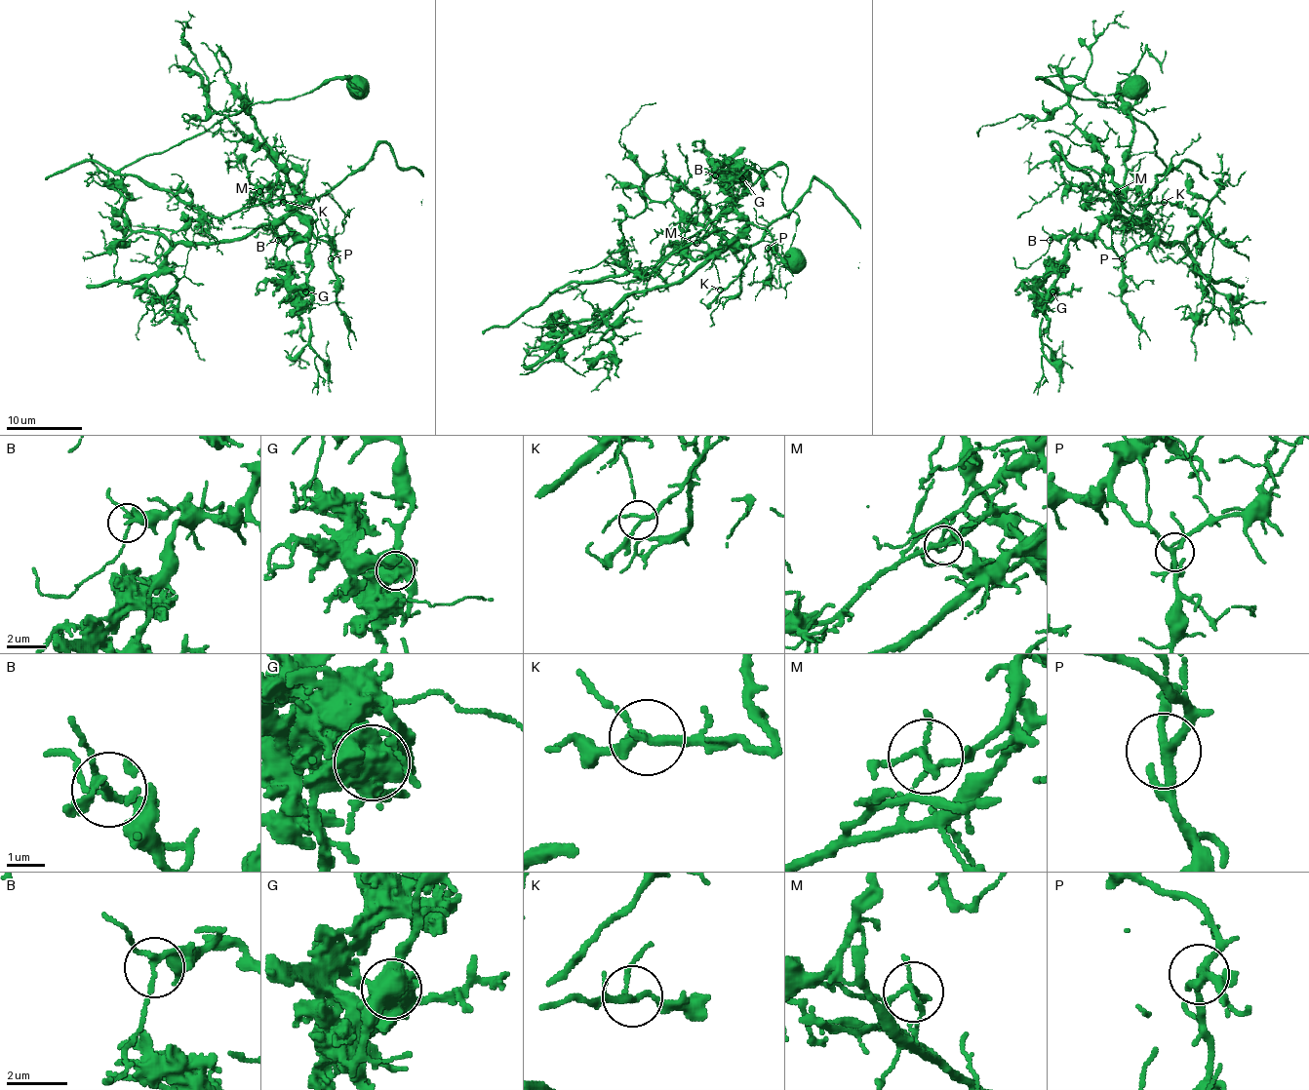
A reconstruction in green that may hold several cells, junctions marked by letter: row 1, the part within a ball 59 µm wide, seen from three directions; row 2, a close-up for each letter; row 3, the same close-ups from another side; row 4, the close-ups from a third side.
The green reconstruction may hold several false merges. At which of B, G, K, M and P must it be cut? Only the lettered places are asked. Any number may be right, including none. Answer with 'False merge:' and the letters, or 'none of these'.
False merge: G, M

